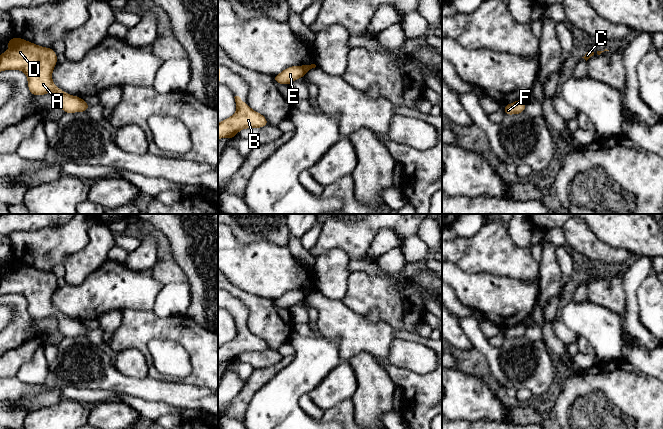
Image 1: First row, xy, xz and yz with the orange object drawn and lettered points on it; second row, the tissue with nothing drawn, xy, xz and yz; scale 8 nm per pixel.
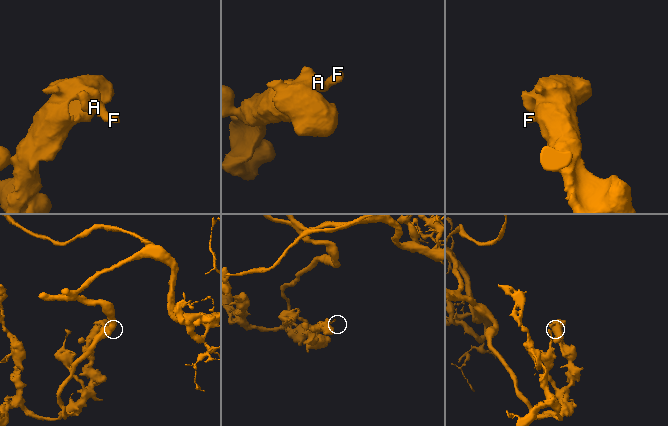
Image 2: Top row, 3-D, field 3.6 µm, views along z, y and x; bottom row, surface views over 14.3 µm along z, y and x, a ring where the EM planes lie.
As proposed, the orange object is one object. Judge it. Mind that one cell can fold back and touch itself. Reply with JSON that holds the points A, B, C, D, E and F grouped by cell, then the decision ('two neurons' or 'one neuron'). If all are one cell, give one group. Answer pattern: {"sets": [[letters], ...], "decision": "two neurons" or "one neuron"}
{"sets": [["A", "B", "C", "D", "E", "F"]], "decision": "one neuron"}

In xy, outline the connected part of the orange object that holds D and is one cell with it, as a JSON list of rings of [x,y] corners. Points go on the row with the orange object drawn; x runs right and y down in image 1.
[[[14,37],[6,42],[9,49],[0,54],[0,71],[22,70],[28,80],[28,89],[34,96],[56,92],[58,106],[64,113],[86,112],[91,106],[82,98],[72,96],[59,89],[52,81],[52,71],[57,64],[54,50],[44,48]]]

